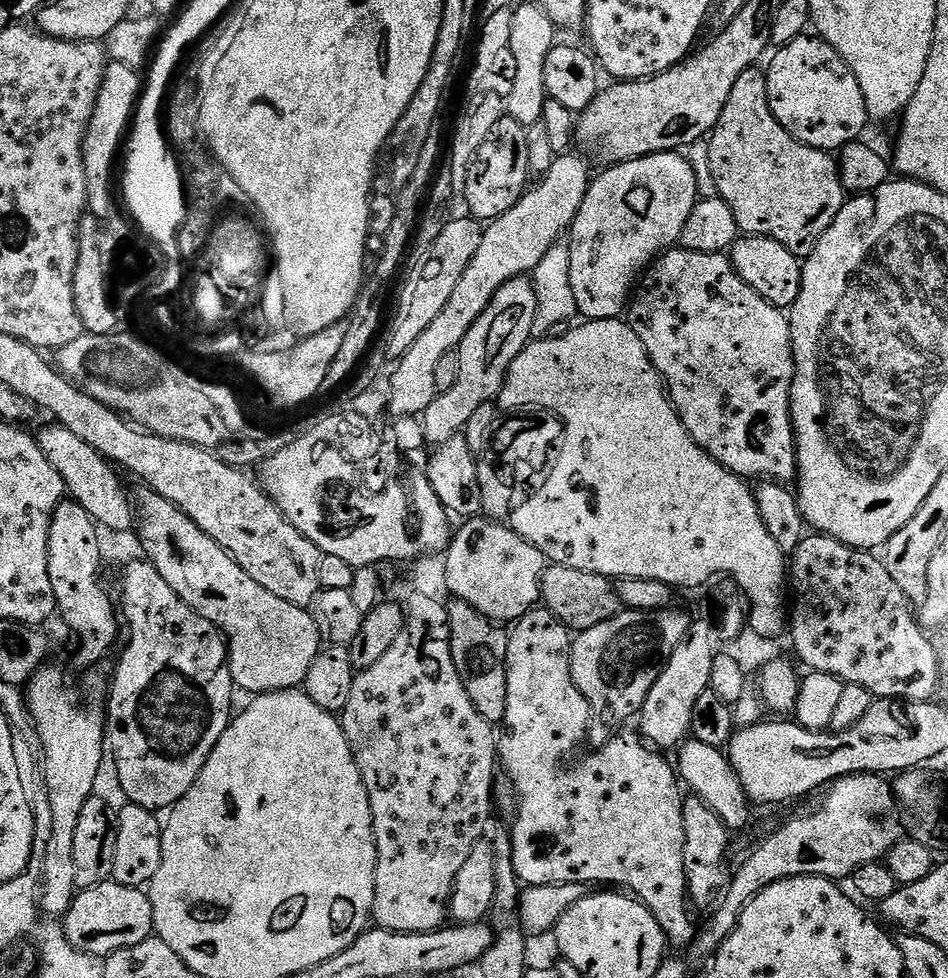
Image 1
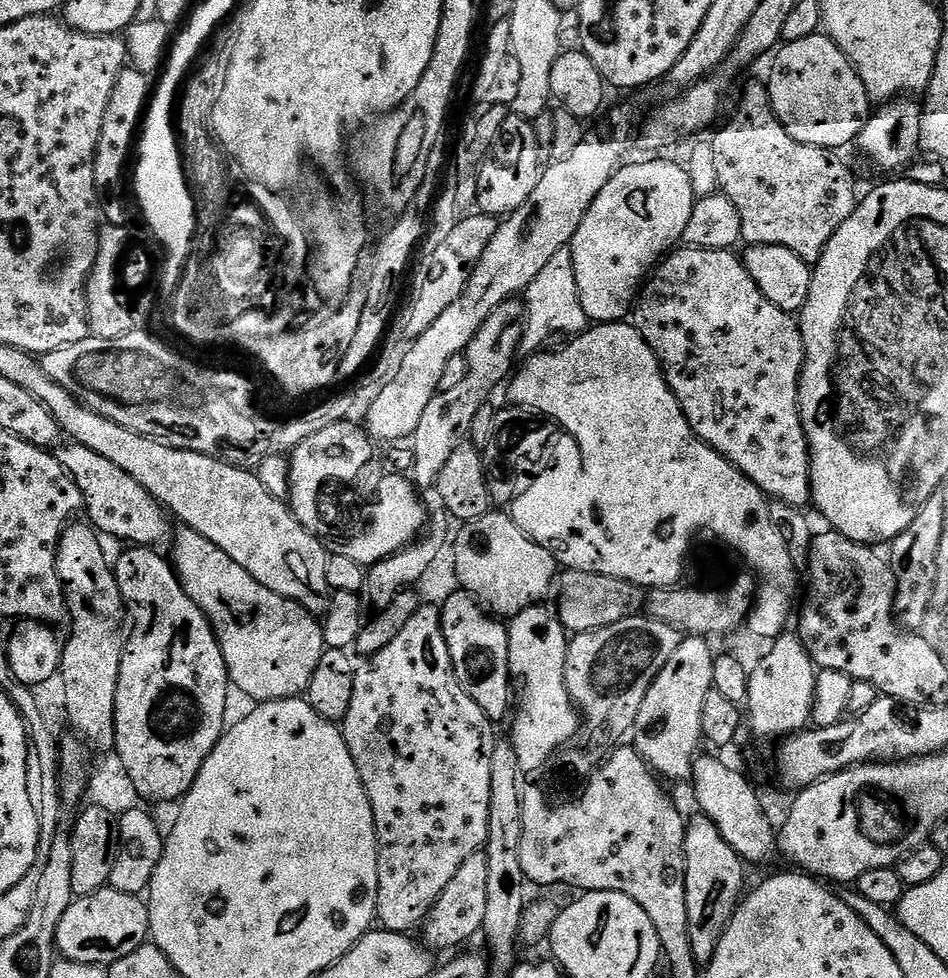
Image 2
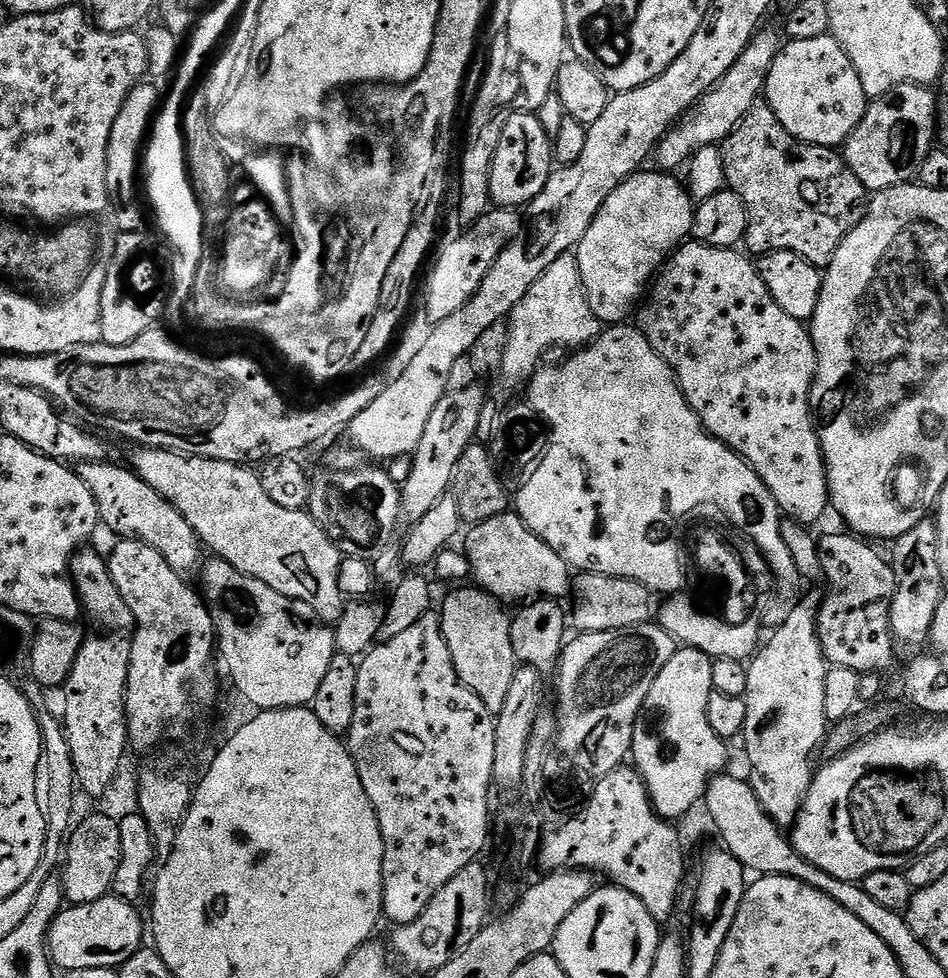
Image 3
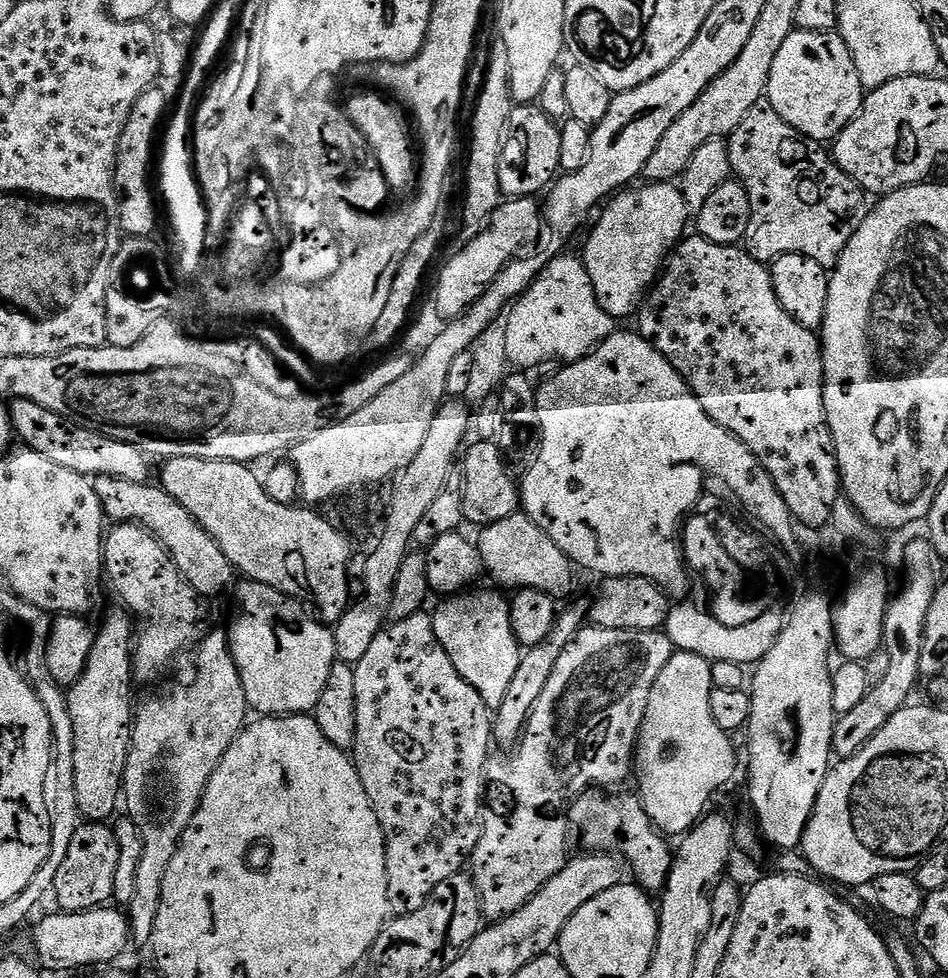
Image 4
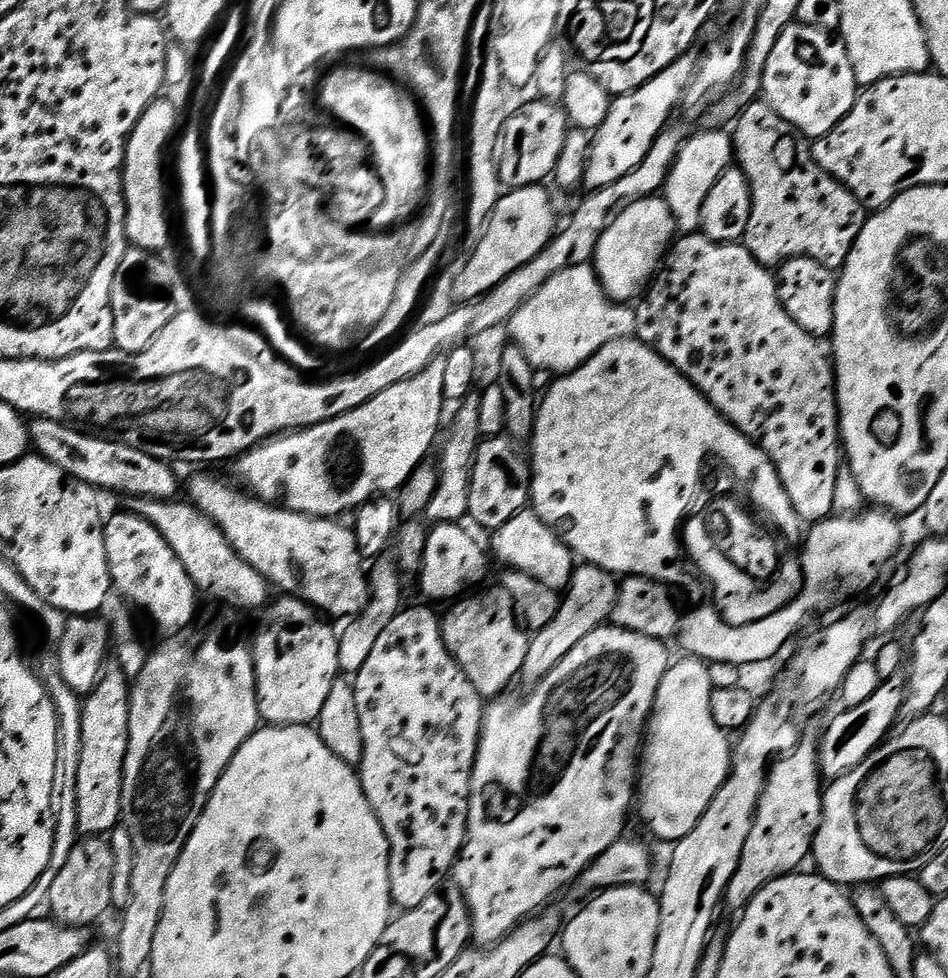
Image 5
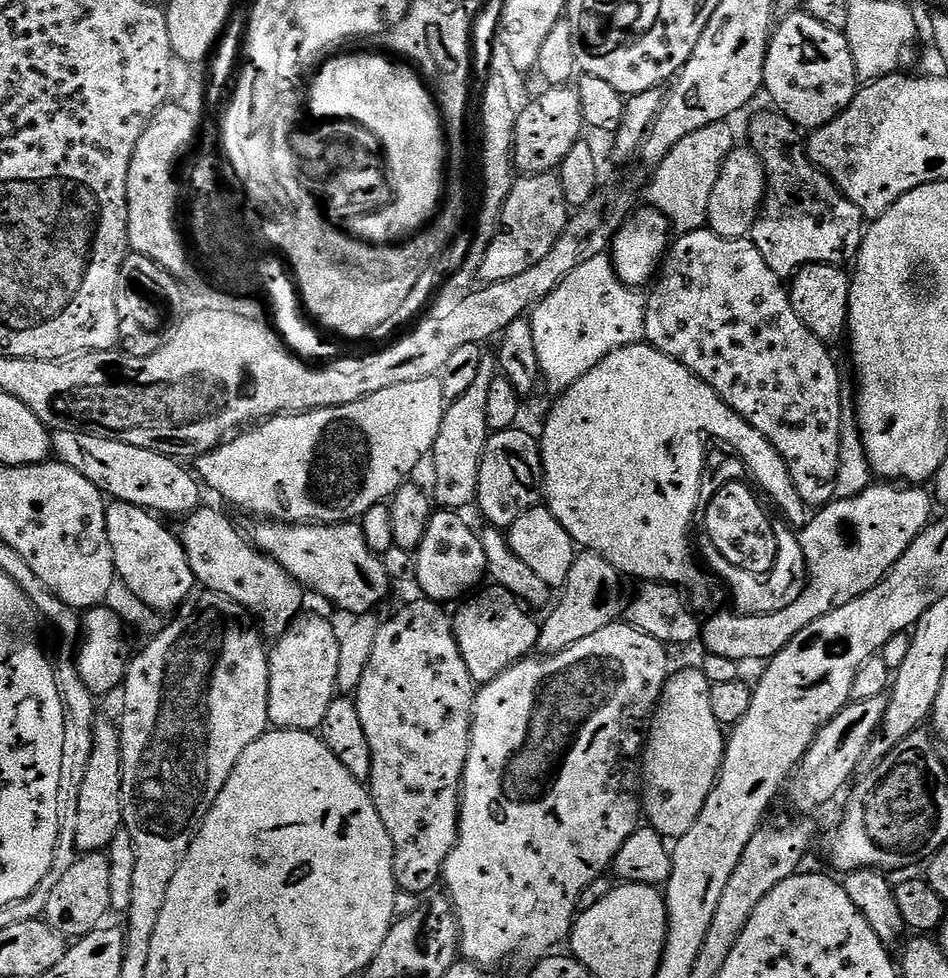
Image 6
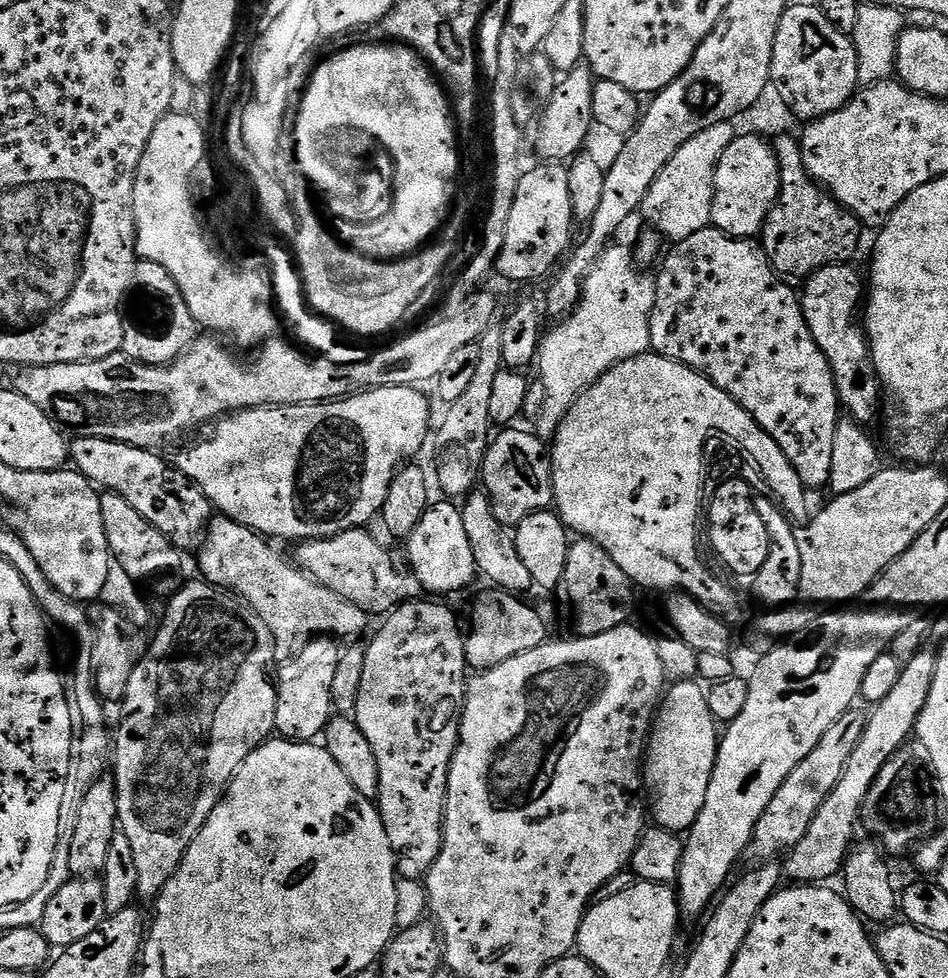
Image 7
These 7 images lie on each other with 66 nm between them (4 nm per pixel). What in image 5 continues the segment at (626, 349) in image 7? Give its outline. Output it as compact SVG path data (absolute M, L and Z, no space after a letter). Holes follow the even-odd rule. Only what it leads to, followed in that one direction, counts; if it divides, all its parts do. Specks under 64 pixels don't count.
M591 263L579 264L573 268L567 268L562 270L558 274L554 274L554 278L550 278L536 291L535 295L530 297L515 314L512 315L511 320L506 325L507 331L512 331L511 339L523 352L526 354L526 358L531 362L533 368L537 370L543 370L545 368L548 372L556 372L552 374L563 374L565 372L572 372L575 368L582 366L587 360L598 354L600 350L607 344L614 342L615 340L627 340L636 336L636 308L627 304L617 304L616 301L609 298L603 285L600 284L599 277L596 276L596 269Z

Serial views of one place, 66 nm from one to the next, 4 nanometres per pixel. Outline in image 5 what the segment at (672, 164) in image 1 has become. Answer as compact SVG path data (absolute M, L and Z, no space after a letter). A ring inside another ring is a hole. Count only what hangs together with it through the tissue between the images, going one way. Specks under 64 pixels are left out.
M663 195L642 198L626 206L602 234L594 257L596 276L609 298L617 304L631 305L639 301L655 280L677 236L676 218Z

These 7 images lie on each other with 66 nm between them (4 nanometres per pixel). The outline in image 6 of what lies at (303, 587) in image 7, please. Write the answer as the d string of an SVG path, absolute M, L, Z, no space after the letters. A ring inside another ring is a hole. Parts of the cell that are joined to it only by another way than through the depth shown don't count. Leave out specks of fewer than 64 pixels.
M201 506L191 513L183 521L184 524L178 528L178 535L182 546L188 555L190 570L194 570L194 578L201 589L217 592L234 602L238 602L247 612L252 613L253 617L264 619L263 627L287 629L301 615L300 607L304 604L305 589L301 588L297 580L286 574L282 566L278 566L270 557L254 547L253 541L247 535L244 536L236 529L236 524L224 512L219 512L216 508Z

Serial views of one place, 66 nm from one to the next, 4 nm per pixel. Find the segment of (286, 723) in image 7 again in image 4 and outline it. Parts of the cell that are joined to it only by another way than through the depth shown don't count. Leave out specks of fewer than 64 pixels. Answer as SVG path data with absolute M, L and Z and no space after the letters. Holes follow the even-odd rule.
M254 580L239 582L230 643L249 709L261 717L311 713L338 659L335 631L313 613L312 617L301 601Z

